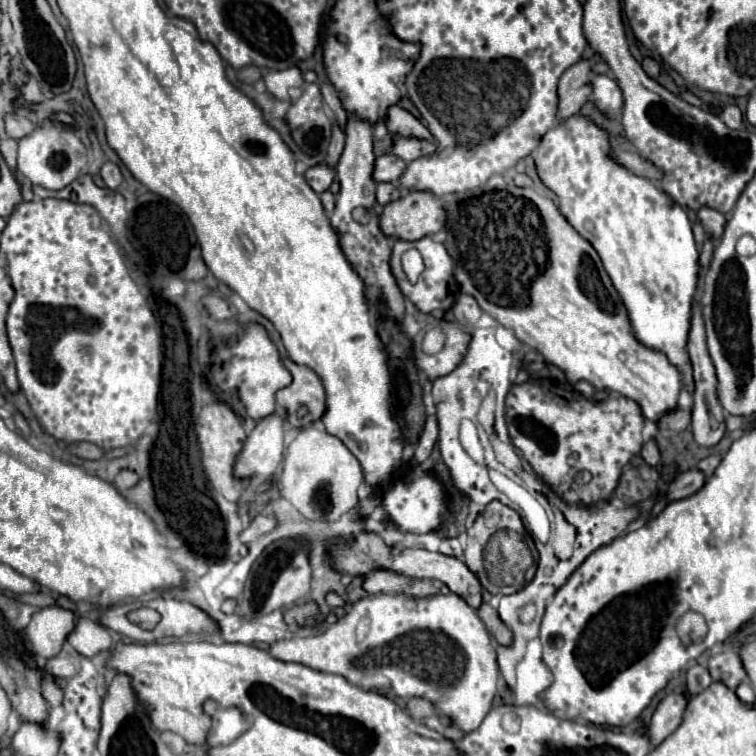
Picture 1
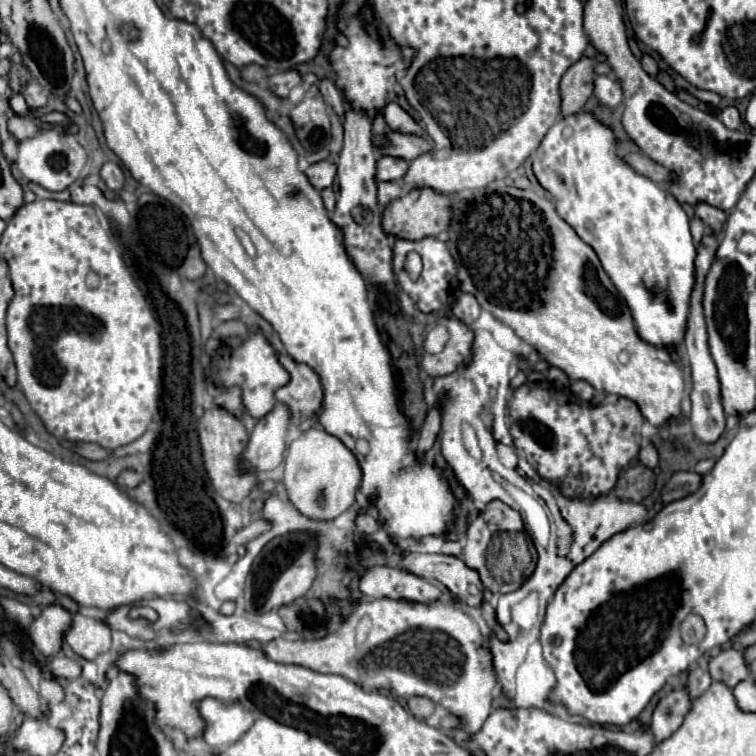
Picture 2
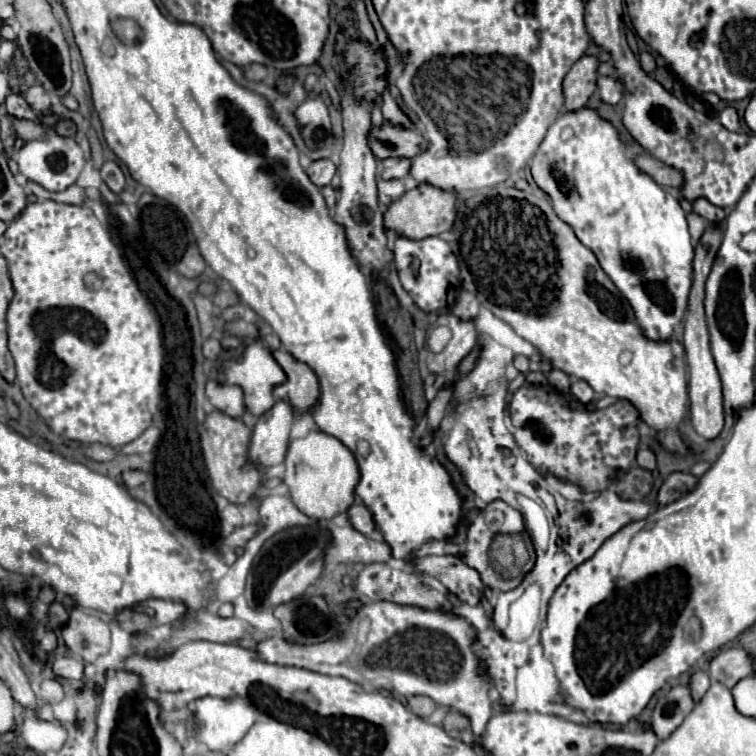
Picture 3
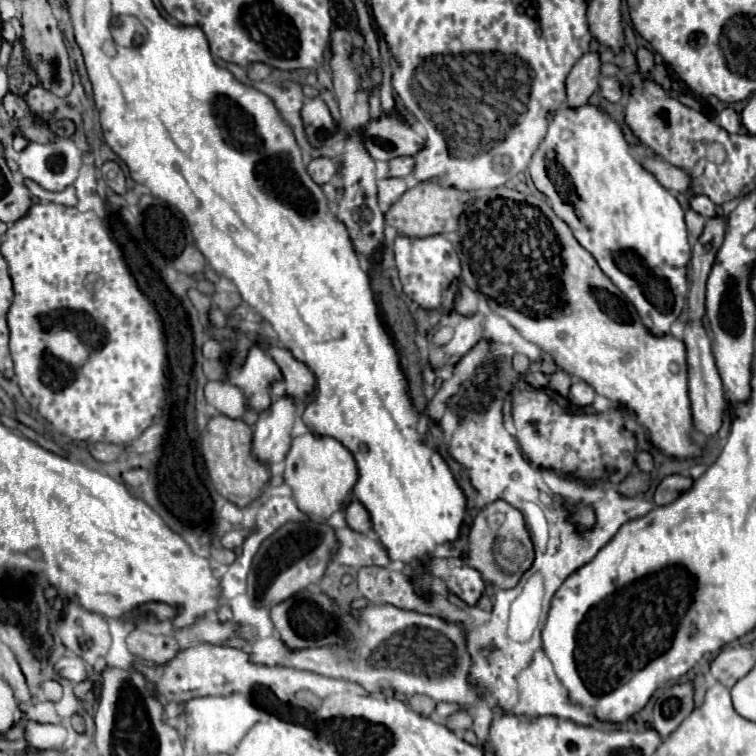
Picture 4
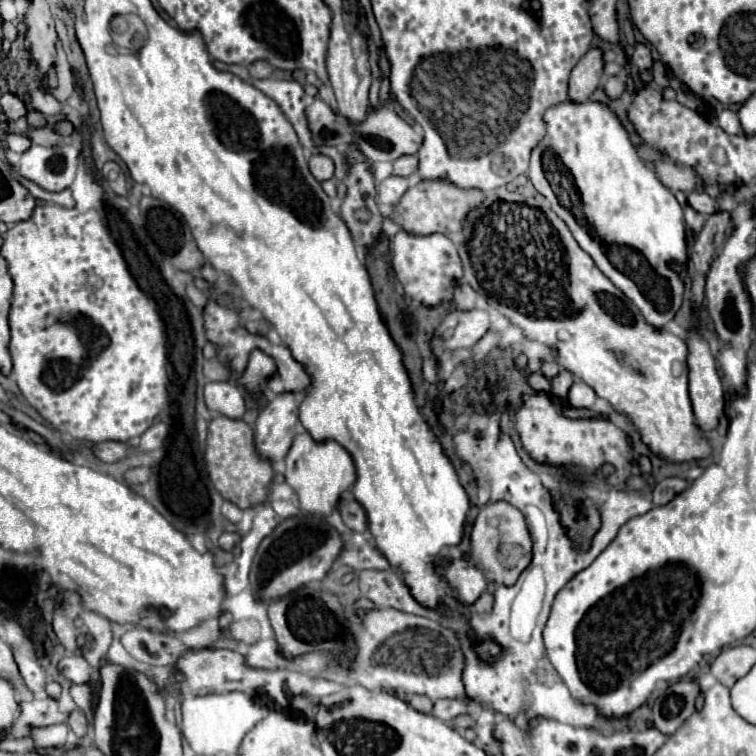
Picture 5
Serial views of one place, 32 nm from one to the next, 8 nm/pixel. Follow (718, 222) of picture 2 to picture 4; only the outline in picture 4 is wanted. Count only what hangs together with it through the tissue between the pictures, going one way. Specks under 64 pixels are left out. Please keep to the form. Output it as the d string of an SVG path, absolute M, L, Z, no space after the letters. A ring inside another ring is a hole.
M692 194L690 196L690 206L694 212L702 214L702 216L722 216L720 206L716 206L708 196L704 194Z

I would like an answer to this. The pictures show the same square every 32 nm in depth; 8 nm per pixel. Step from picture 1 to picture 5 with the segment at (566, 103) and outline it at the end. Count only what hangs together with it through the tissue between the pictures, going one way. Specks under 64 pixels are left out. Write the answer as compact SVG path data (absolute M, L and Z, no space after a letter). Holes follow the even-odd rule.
M592 48L582 56L582 60L576 64L576 68L570 74L570 82L568 82L570 100L574 102L588 100L590 94L598 88L602 74L604 74L602 50Z

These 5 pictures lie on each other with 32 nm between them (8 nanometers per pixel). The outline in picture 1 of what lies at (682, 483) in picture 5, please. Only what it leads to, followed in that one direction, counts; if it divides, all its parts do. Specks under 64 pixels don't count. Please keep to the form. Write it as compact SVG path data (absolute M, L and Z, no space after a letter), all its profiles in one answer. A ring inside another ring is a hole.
M688 470L688 472L678 472L674 476L674 480L668 484L666 490L666 502L672 500L682 500L686 496L692 496L694 492L698 492L704 484L704 474L698 470Z

